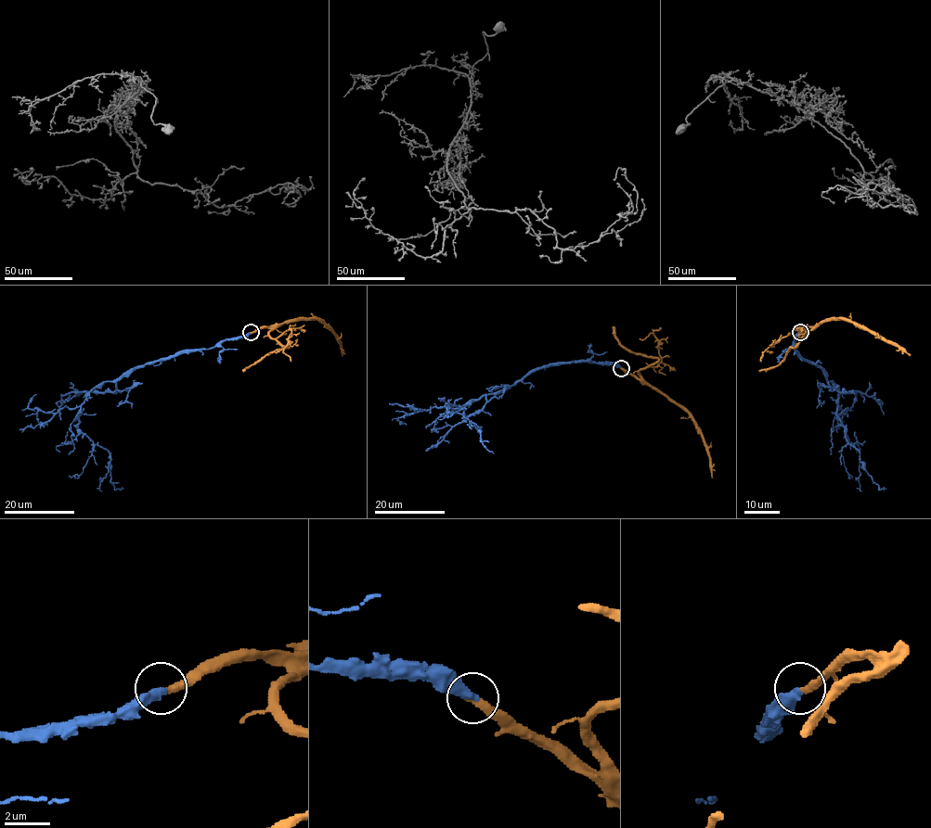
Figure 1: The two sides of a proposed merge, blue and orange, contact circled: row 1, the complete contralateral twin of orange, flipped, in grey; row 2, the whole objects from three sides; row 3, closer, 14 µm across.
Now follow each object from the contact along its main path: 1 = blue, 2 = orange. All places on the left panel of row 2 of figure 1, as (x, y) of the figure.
1: (252, 332), (147, 363), (87, 395), (78, 427), (109, 452), (110, 481), (114, 489), (123, 488)
2: (252, 332), (283, 323), (317, 319), (338, 337), (342, 355)

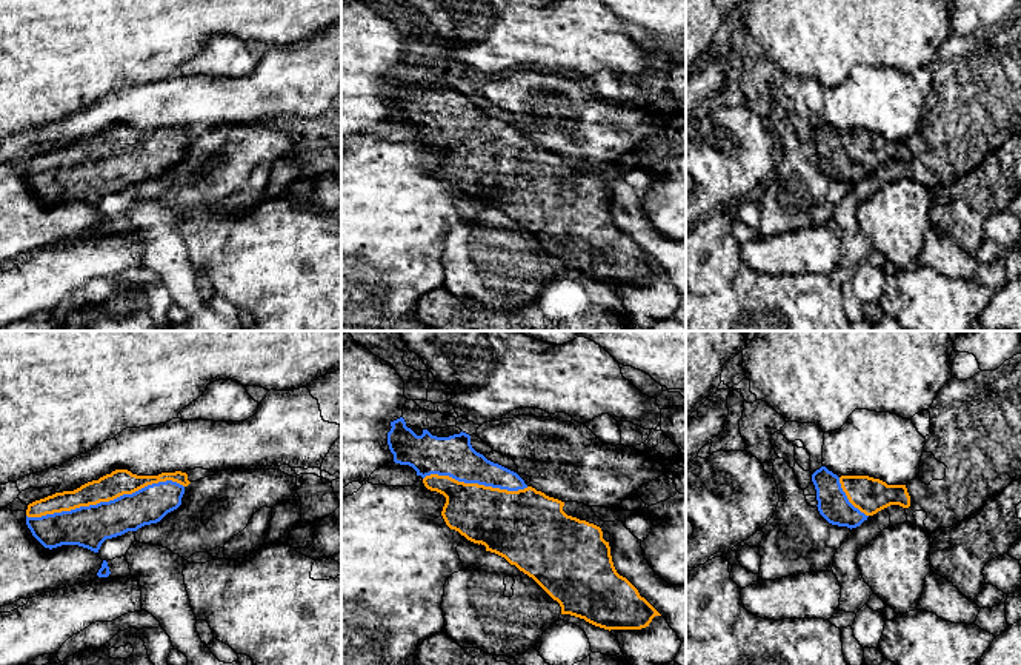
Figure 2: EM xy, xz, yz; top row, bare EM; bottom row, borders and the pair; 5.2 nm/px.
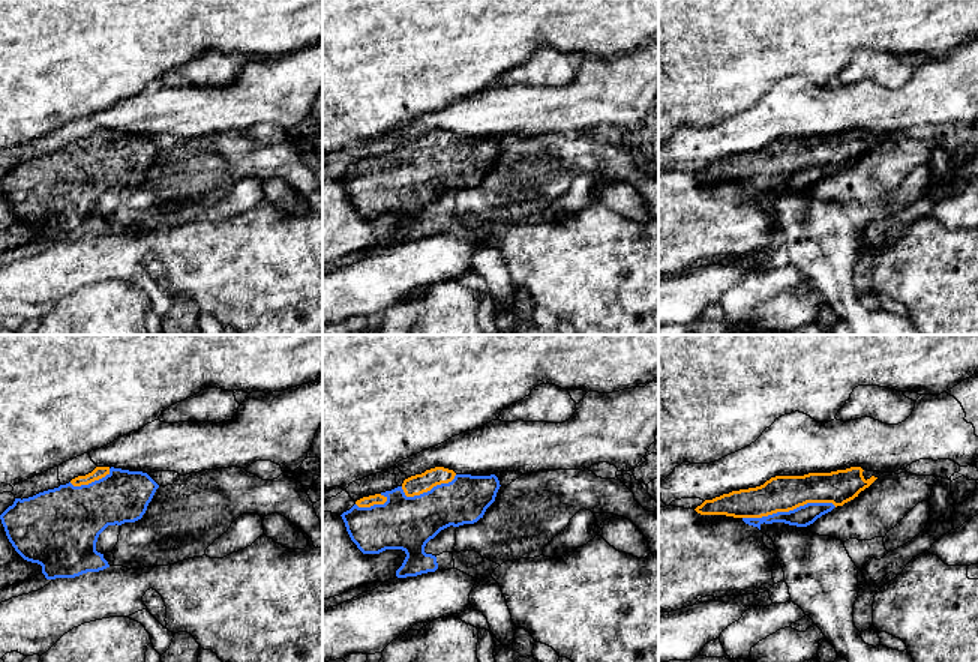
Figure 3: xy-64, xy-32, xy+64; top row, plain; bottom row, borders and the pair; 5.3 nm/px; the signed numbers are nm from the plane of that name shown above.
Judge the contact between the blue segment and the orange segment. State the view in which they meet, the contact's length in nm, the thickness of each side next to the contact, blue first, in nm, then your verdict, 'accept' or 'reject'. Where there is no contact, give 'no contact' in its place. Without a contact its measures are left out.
xy | 850 nm | 220/140 nm | accept

